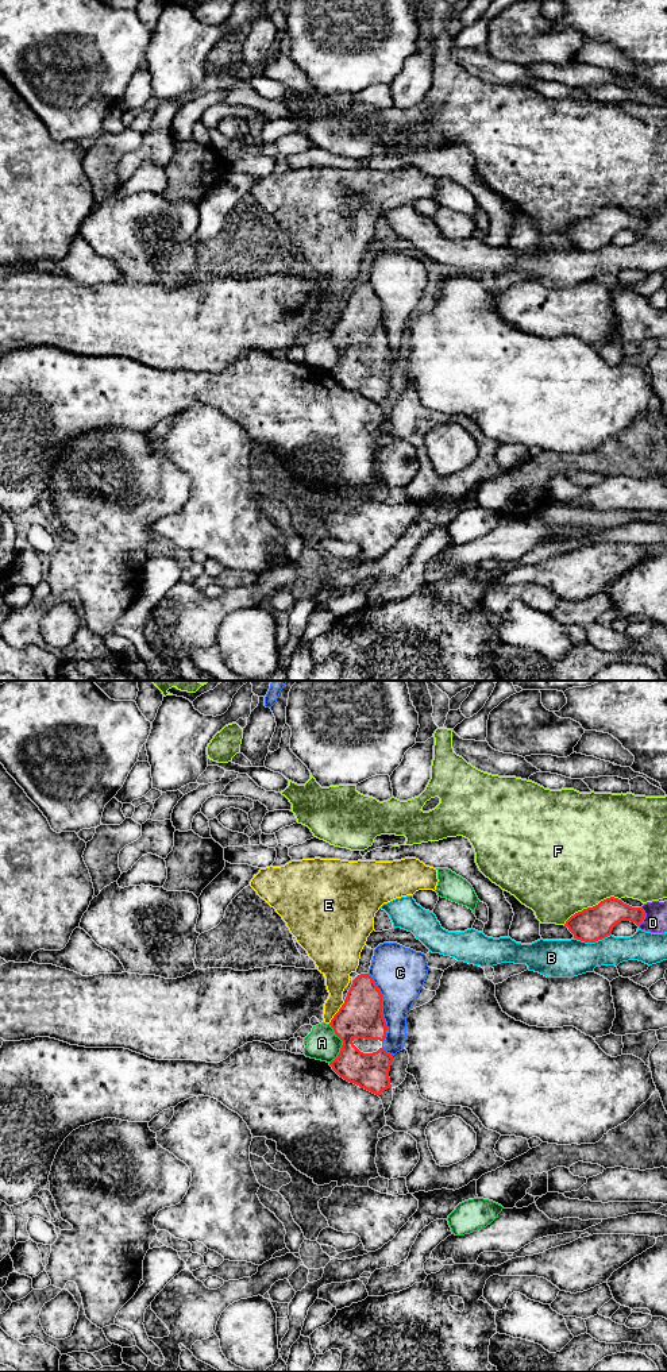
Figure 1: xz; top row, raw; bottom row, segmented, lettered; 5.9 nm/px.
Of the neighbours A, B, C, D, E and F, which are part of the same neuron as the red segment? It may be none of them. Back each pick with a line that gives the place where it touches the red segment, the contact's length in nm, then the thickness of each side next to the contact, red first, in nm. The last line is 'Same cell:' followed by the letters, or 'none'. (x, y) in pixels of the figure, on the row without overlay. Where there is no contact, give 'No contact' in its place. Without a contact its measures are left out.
Same cell: none

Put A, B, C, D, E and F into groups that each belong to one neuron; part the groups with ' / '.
A / B / C / D / E / F

